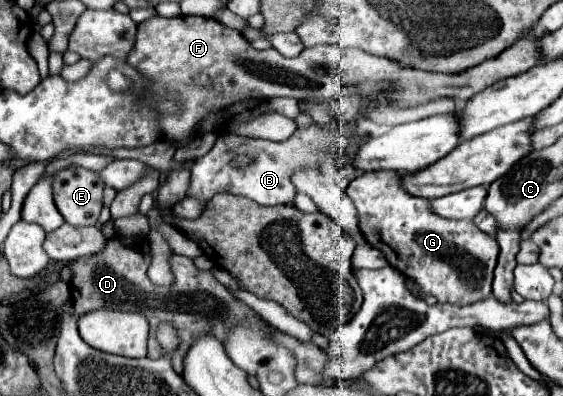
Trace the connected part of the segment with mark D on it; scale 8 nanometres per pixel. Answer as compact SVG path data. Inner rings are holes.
M116 235L108 239L106 247L100 253L80 257L64 267L72 271L70 279L70 291L72 291L72 315L78 319L84 313L90 313L94 309L102 307L112 307L112 309L122 309L130 313L140 313L148 319L150 323L150 341L148 341L148 357L150 359L160 359L164 353L162 345L156 339L156 329L162 323L170 323L176 329L176 335L180 339L180 345L170 353L174 369L182 375L182 357L186 355L186 349L190 347L190 341L198 333L210 333L224 341L226 329L234 325L240 317L250 315L252 309L248 309L244 303L236 301L230 297L228 289L218 283L210 271L200 271L190 257L184 255L170 255L170 267L174 273L174 283L170 287L160 287L154 285L146 269L152 261L152 249L148 237L140 235L130 237L130 235Z

